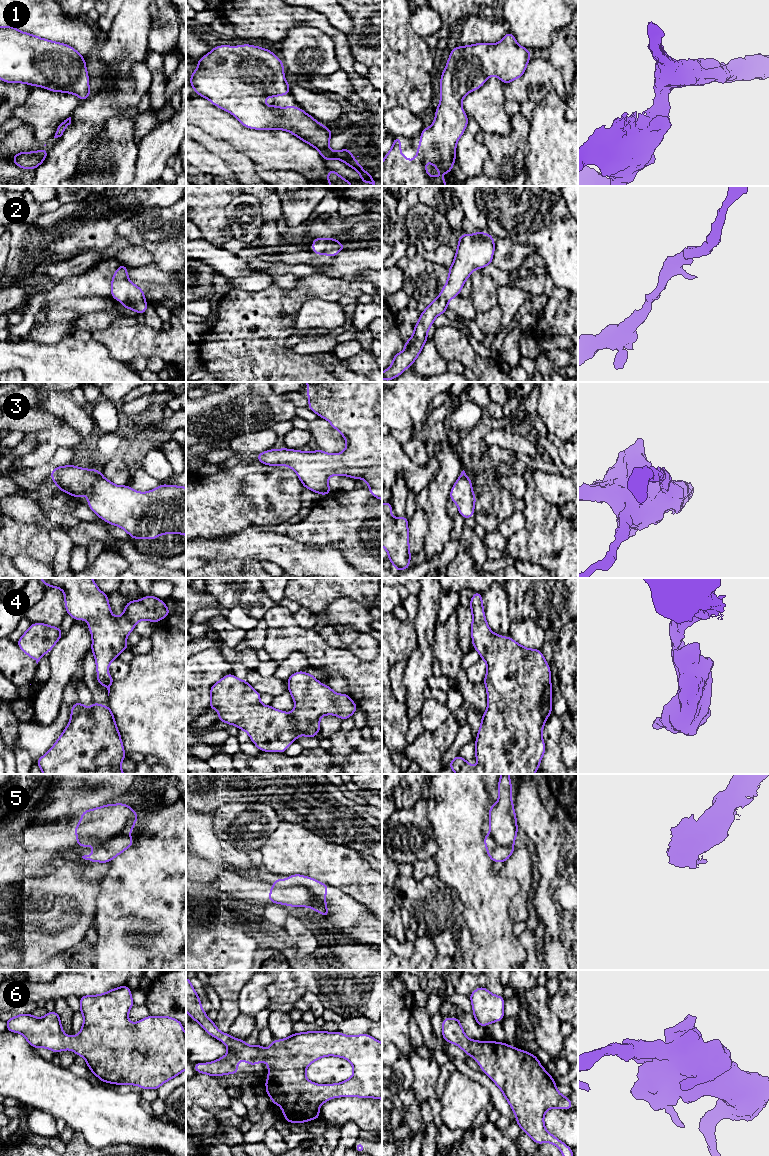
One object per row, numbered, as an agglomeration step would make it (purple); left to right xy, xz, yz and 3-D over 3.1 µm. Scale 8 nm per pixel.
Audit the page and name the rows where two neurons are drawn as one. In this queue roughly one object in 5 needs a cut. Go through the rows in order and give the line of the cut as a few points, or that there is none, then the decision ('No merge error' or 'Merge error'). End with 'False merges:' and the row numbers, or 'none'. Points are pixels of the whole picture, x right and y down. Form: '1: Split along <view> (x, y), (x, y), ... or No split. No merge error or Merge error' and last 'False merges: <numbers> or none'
1: No split. No merge error
2: No split. No merge error
3: No split. No merge error
4: No split. No merge error
5: Split along xy (129, 830), (104, 841), (83, 837), (77, 844). Merge error
6: No split. No merge error
False merges: 5

